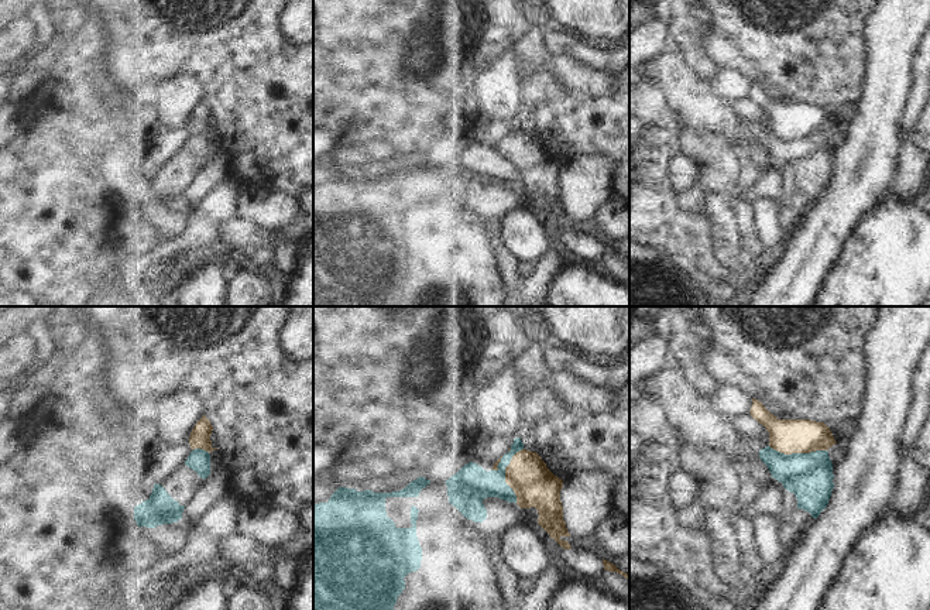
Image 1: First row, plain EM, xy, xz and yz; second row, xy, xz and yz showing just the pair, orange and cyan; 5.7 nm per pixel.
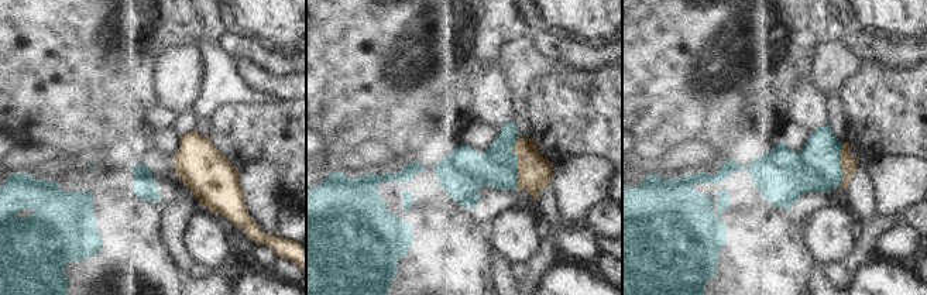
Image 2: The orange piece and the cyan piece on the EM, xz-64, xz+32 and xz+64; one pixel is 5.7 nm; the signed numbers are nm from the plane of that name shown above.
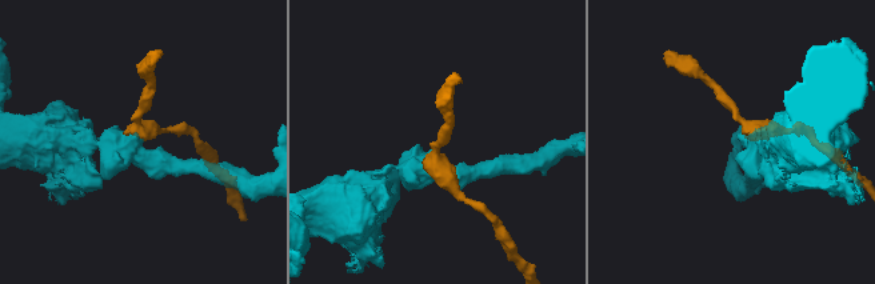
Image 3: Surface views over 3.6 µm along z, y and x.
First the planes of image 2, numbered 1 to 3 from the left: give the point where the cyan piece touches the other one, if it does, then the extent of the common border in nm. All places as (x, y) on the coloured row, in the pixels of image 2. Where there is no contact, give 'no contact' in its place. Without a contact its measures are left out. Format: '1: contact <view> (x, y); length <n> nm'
1: no contact
2: contact xz+32 (518, 163); length 320 nm
3: contact xz+64 (841, 165); length 260 nm

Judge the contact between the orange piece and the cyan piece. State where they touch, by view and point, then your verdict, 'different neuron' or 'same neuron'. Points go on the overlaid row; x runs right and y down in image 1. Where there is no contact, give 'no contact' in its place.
yz (798, 452) | different neuron

